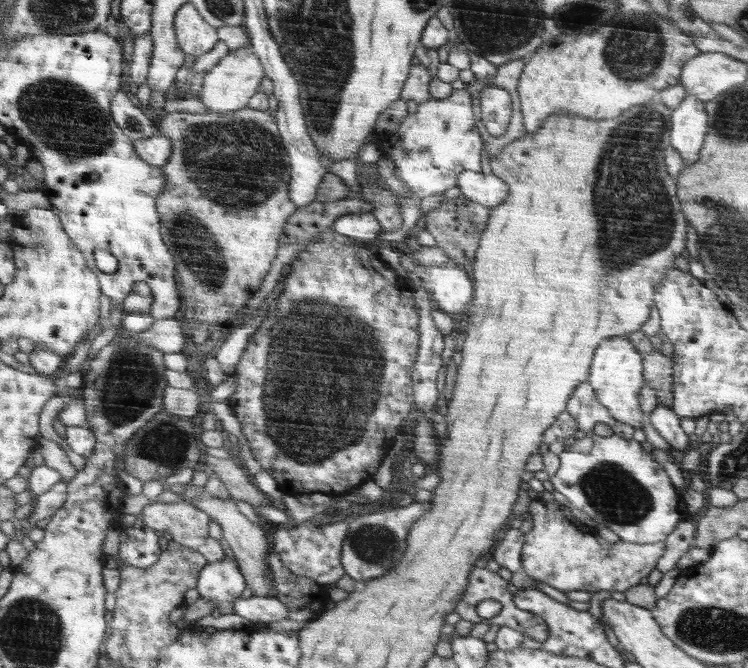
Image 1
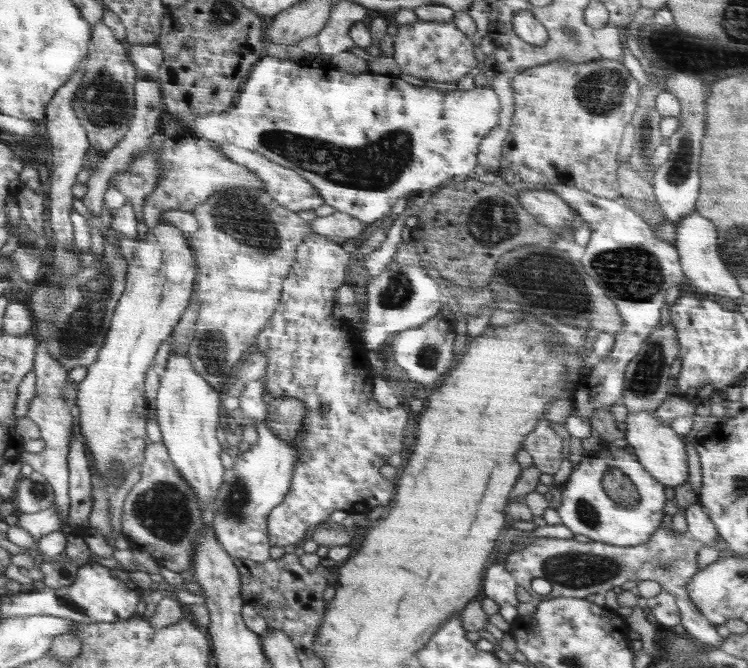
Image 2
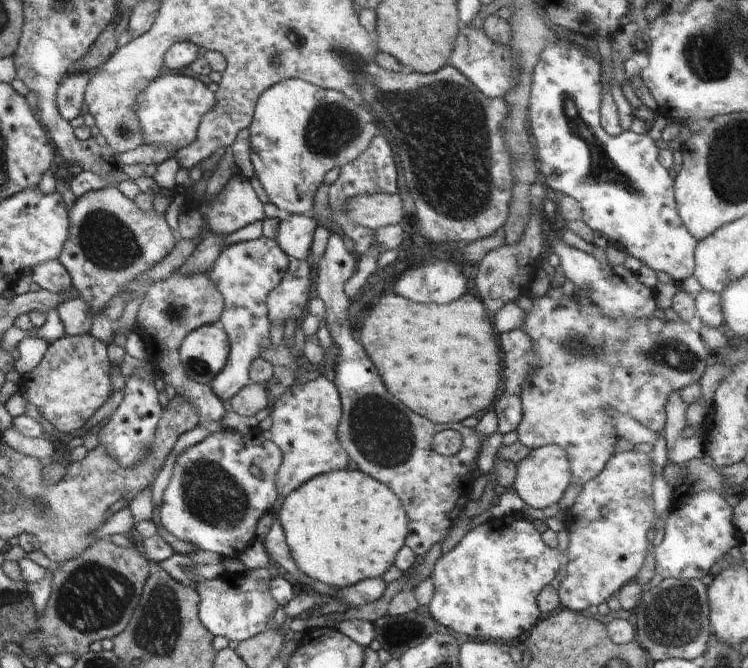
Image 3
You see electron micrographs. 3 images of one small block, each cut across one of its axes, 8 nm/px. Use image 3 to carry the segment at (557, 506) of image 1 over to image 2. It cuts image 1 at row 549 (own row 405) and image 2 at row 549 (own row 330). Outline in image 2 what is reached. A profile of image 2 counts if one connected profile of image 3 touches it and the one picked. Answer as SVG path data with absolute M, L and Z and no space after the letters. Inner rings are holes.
M660 525L659 530L651 536L650 540L644 544L634 547L616 546L606 544L600 541L579 542L576 539L562 539L550 537L538 537L526 545L526 548L518 552L510 552L505 558L505 569L514 577L517 584L526 589L534 599L552 600L558 597L568 598L586 598L590 594L605 594L608 590L622 586L628 580L653 580L661 584L661 588L674 596L676 606L680 609L683 632L686 632L691 638L699 640L707 646L719 647L725 639L716 632L716 628L709 624L705 616L692 605L692 600L687 593L687 584L691 582L697 573L699 560L697 559L698 544L688 532L677 533L668 525ZM534 578L545 578L552 584L552 591L547 595L538 595L530 586Z

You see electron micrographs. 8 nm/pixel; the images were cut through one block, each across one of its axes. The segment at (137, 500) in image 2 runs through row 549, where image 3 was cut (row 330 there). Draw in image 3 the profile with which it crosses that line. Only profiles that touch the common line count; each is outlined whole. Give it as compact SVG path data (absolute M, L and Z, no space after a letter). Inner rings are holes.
M178 271L170 280L156 282L142 304L142 310L138 314L140 322L139 334L147 344L147 352L155 367L156 377L162 385L168 383L174 386L177 394L192 400L192 406L200 408L202 424L218 422L228 413L222 399L216 394L211 385L203 385L195 382L188 376L187 367L184 366L182 349L184 341L191 336L195 330L203 326L221 324L224 312L227 309L227 299L220 292L220 286L207 276L207 274L182 274Z

